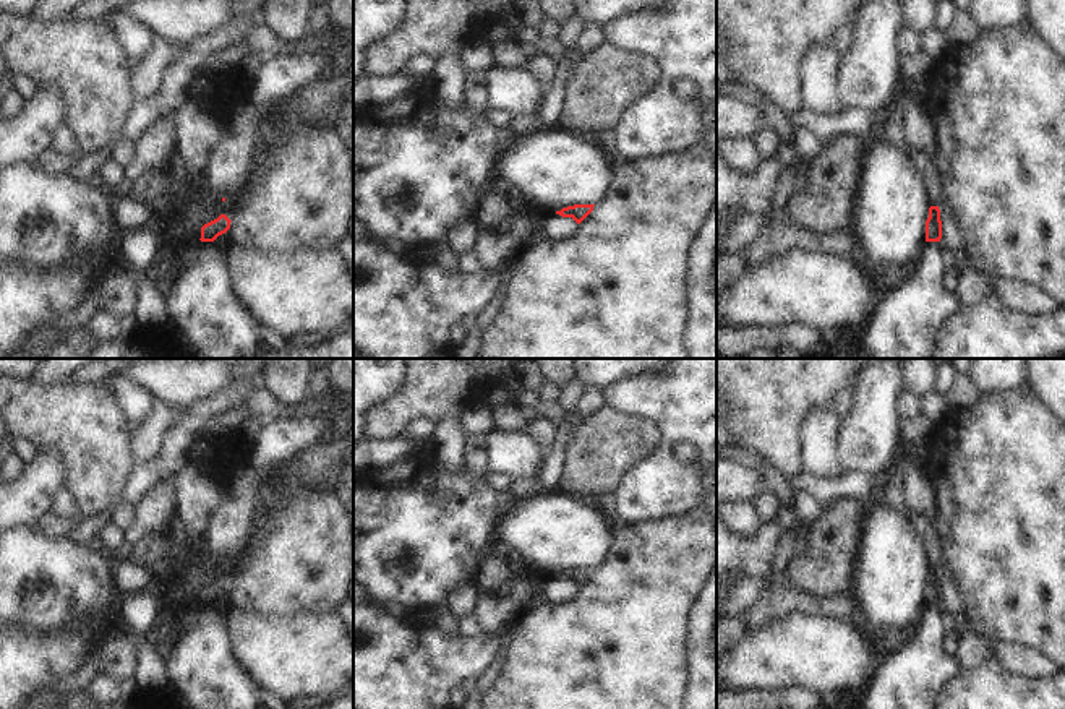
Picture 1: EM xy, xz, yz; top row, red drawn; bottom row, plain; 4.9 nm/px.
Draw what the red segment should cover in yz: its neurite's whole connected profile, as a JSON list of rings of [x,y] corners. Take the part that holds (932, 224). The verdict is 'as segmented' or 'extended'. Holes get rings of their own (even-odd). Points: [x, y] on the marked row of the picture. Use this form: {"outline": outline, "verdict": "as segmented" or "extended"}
{"outline": [[[919,146],[909,148],[909,159],[919,169],[929,191],[926,250],[922,263],[879,303],[864,326],[861,357],[864,359],[932,359],[935,337],[960,310],[953,292],[945,289],[942,264],[940,206],[945,203],[935,156]]], "verdict": "extended"}

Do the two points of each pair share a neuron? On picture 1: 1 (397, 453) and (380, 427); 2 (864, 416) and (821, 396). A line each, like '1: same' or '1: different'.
1: different
2: different

